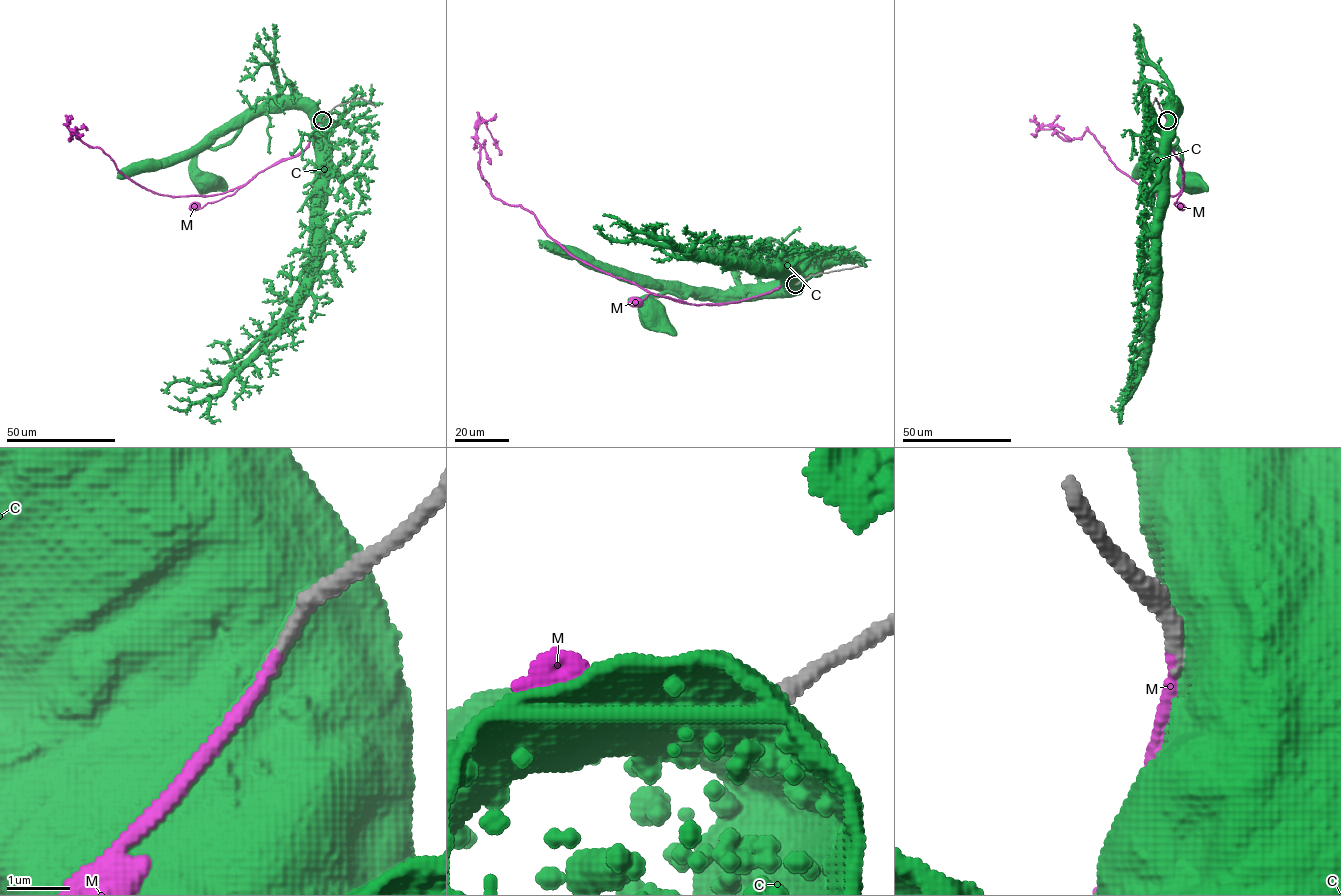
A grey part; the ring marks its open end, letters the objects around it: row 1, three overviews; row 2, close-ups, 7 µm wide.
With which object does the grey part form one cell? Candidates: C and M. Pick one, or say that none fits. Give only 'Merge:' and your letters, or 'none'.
Merge: M

